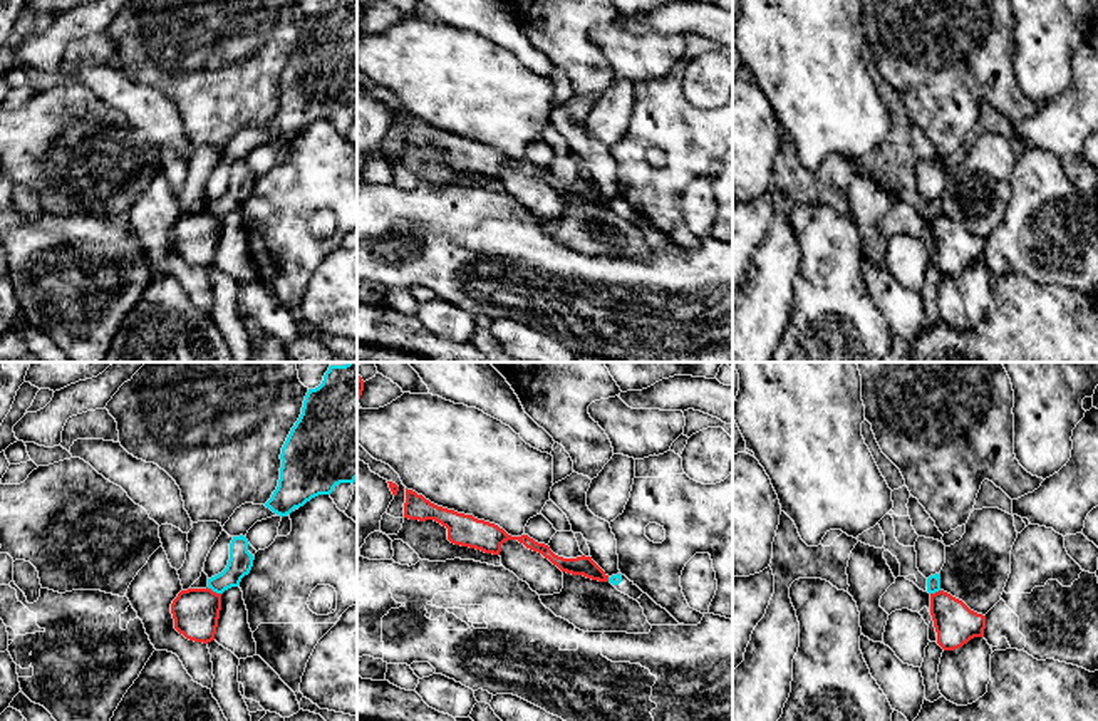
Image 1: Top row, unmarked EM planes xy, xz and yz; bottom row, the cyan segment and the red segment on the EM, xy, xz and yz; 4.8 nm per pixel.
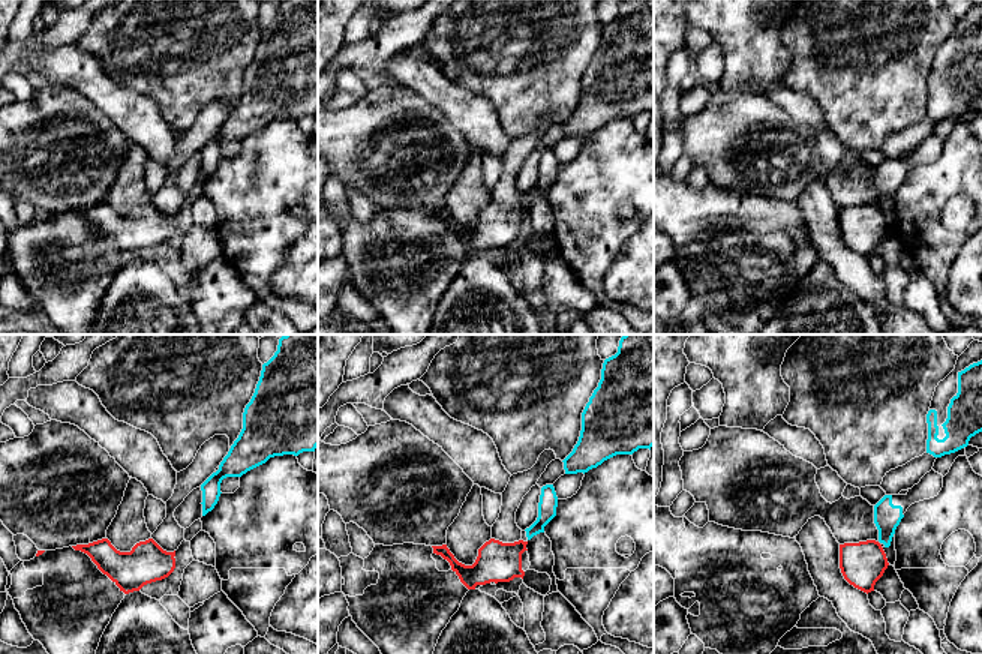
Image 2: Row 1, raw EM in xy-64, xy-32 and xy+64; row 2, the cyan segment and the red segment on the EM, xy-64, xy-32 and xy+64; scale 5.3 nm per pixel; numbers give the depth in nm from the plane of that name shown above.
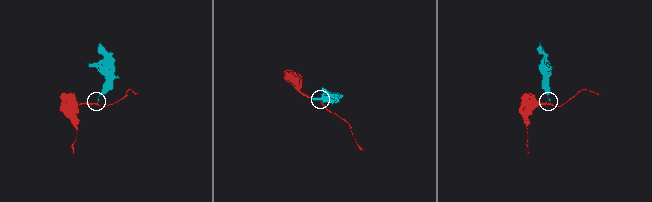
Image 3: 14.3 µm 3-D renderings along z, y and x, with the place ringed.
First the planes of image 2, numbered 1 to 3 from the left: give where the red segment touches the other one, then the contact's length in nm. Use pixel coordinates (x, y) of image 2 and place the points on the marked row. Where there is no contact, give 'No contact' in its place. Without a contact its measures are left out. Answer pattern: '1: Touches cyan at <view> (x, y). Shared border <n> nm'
1: No contact
2: No contact
3: No contact

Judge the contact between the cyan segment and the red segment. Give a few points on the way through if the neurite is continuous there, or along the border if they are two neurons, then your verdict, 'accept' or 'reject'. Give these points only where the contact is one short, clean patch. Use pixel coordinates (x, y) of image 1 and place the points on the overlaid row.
border along xy (207, 587), (220, 594); reject

